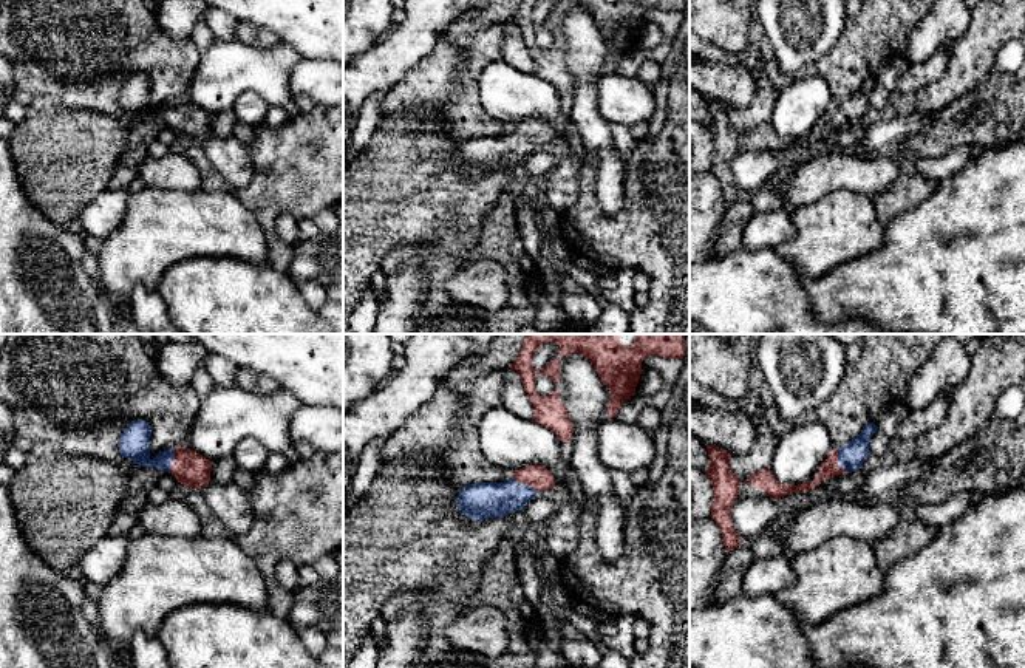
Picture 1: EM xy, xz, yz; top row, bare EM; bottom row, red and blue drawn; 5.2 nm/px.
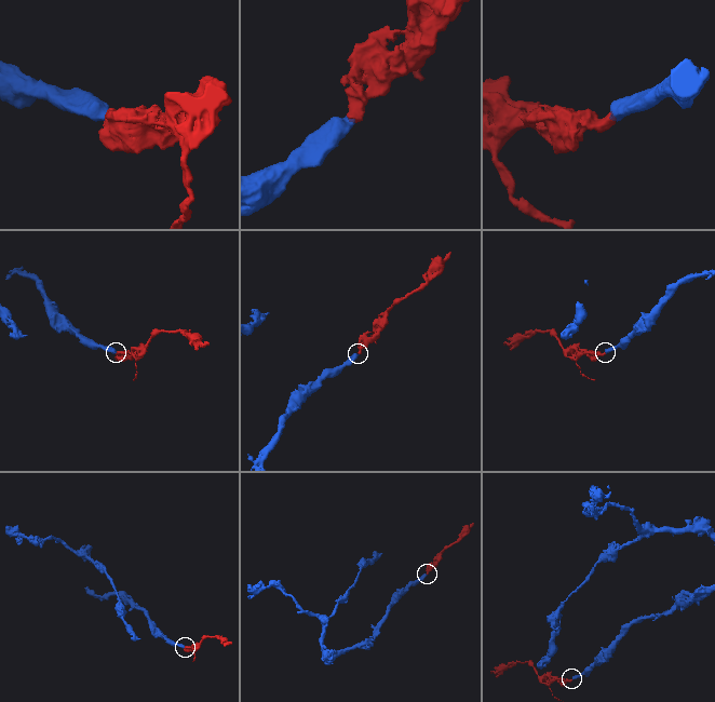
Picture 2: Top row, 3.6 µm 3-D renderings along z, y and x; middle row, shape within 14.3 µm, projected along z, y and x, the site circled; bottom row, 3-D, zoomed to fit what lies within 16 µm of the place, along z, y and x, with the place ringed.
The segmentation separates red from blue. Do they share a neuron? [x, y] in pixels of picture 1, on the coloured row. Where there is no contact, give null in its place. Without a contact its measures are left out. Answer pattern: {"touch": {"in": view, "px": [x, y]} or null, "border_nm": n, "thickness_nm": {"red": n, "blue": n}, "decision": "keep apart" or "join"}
{"touch": {"in": "yz", "px": [837, 463]}, "border_nm": 140, "thickness_nm": {"red": 90, "blue": 140}, "decision": "join"}

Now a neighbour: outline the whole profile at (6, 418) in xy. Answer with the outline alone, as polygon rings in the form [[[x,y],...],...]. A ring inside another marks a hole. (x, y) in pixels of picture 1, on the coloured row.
[[[0,402],[0,464],[5,462],[5,455],[14,442],[14,414],[12,410]]]

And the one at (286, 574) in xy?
[[[281,560],[275,566],[275,580],[281,588],[294,592],[298,584],[297,566],[289,560]]]

